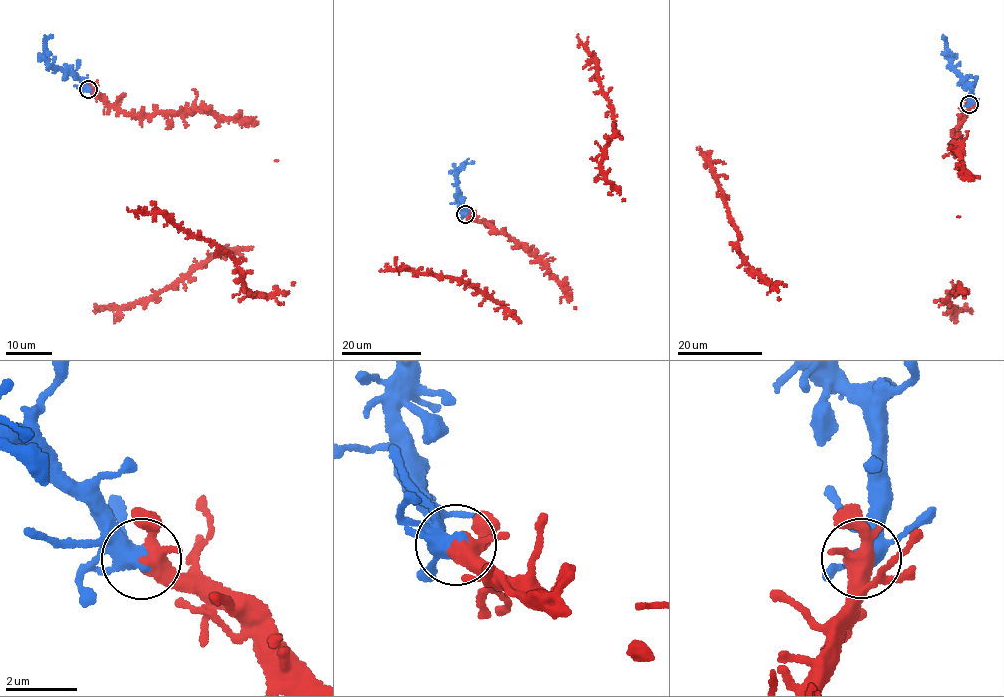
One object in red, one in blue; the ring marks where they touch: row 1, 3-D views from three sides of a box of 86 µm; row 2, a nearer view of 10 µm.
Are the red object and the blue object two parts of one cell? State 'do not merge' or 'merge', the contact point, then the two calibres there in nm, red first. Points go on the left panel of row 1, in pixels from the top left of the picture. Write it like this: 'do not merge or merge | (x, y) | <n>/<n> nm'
merge | (88, 89) | 360/360 nm

